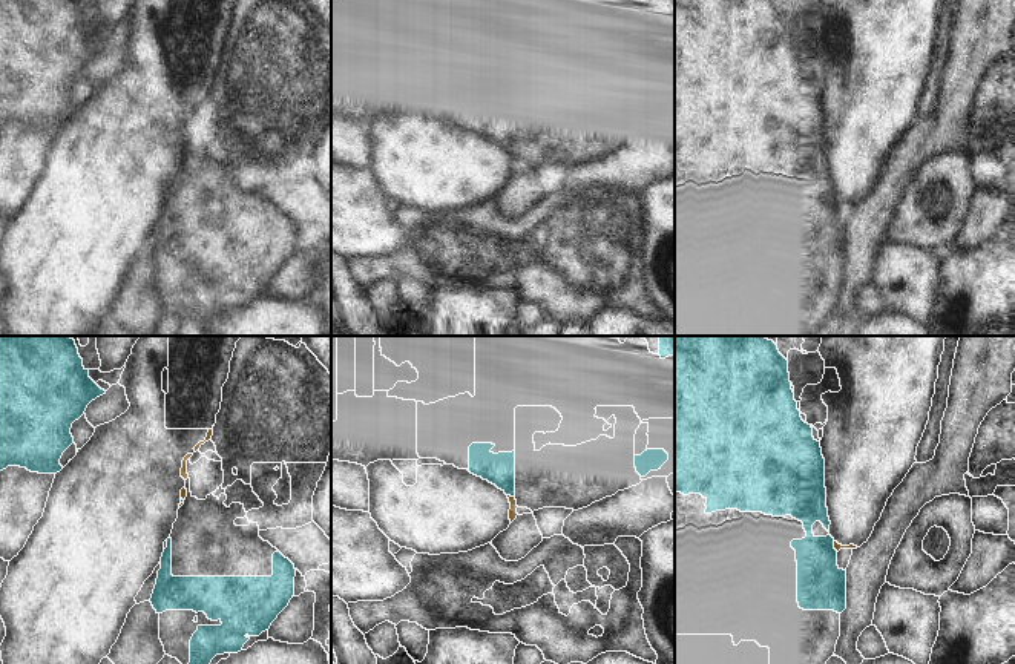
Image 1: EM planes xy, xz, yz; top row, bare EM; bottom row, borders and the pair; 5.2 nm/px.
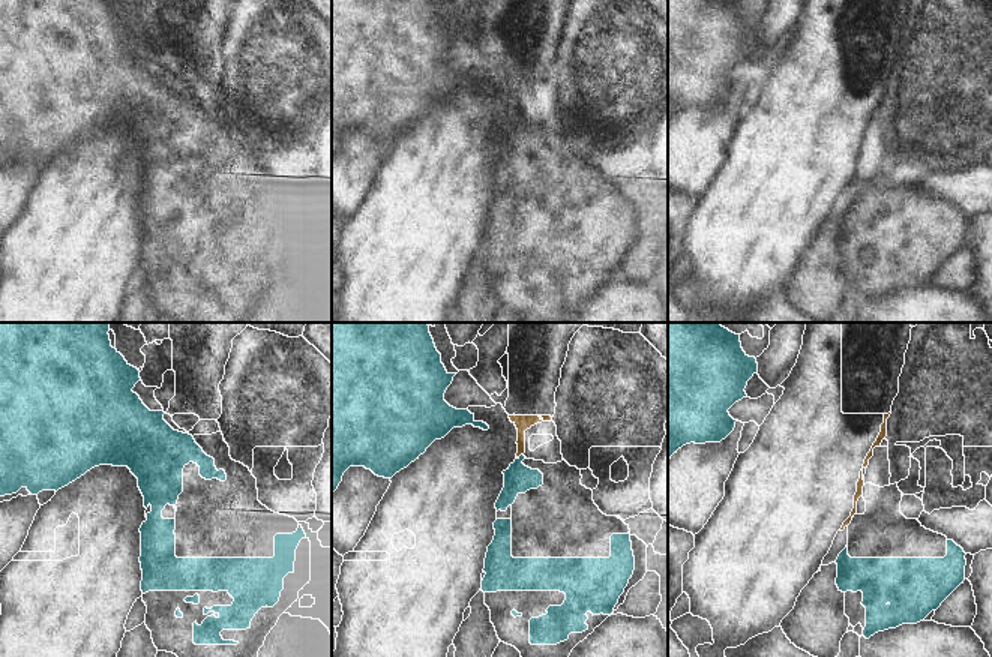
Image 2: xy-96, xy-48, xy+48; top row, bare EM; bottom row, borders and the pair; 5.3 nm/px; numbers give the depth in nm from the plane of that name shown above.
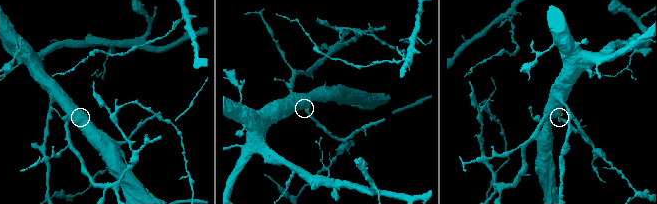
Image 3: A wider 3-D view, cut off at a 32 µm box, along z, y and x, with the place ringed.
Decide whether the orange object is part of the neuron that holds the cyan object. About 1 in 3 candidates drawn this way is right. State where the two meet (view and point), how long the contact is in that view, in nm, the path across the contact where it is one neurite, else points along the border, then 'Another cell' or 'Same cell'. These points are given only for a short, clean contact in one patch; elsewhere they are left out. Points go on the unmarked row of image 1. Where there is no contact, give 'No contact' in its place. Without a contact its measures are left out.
Touches cyan at xz (511, 152). Shared border 40 nm. Boundary: xz (508, 151), (514, 154). Another cell.

